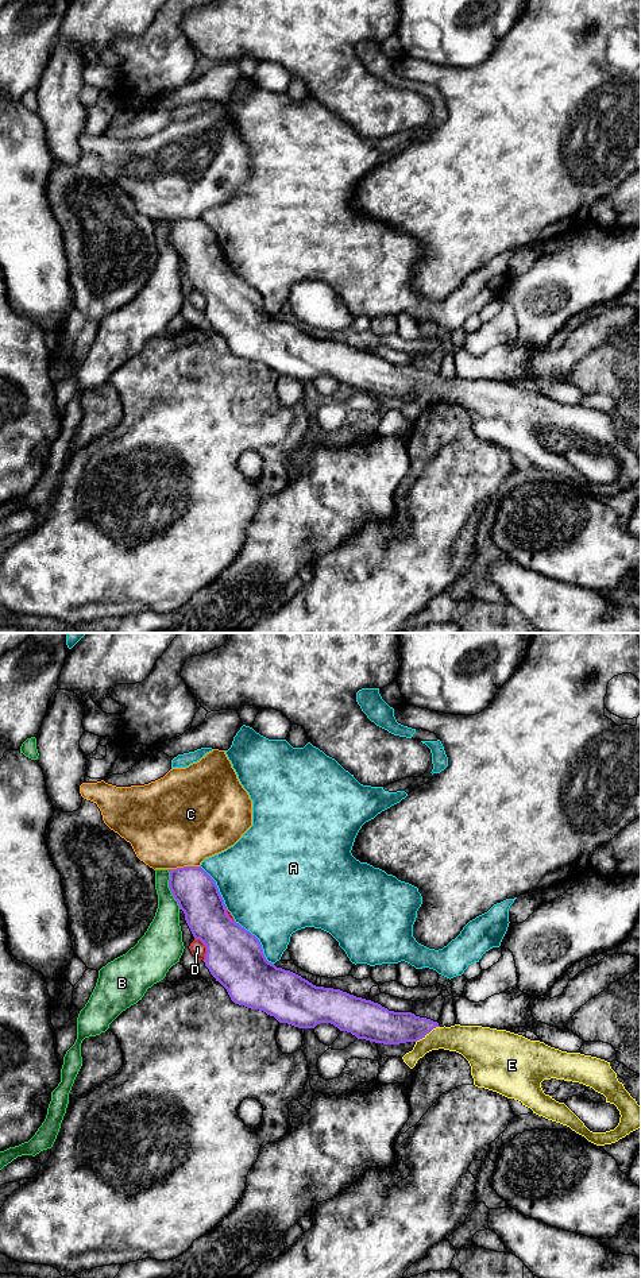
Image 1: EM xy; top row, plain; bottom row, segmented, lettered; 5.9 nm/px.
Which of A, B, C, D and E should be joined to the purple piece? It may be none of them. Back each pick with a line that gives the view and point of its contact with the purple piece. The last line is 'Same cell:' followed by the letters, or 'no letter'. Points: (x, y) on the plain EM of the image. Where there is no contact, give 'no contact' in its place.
E: contact xy (427, 385)
Same cell: E

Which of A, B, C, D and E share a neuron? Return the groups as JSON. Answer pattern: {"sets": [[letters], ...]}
{"sets": [["A"], ["B"], ["C"], ["D"], ["E"]]}

